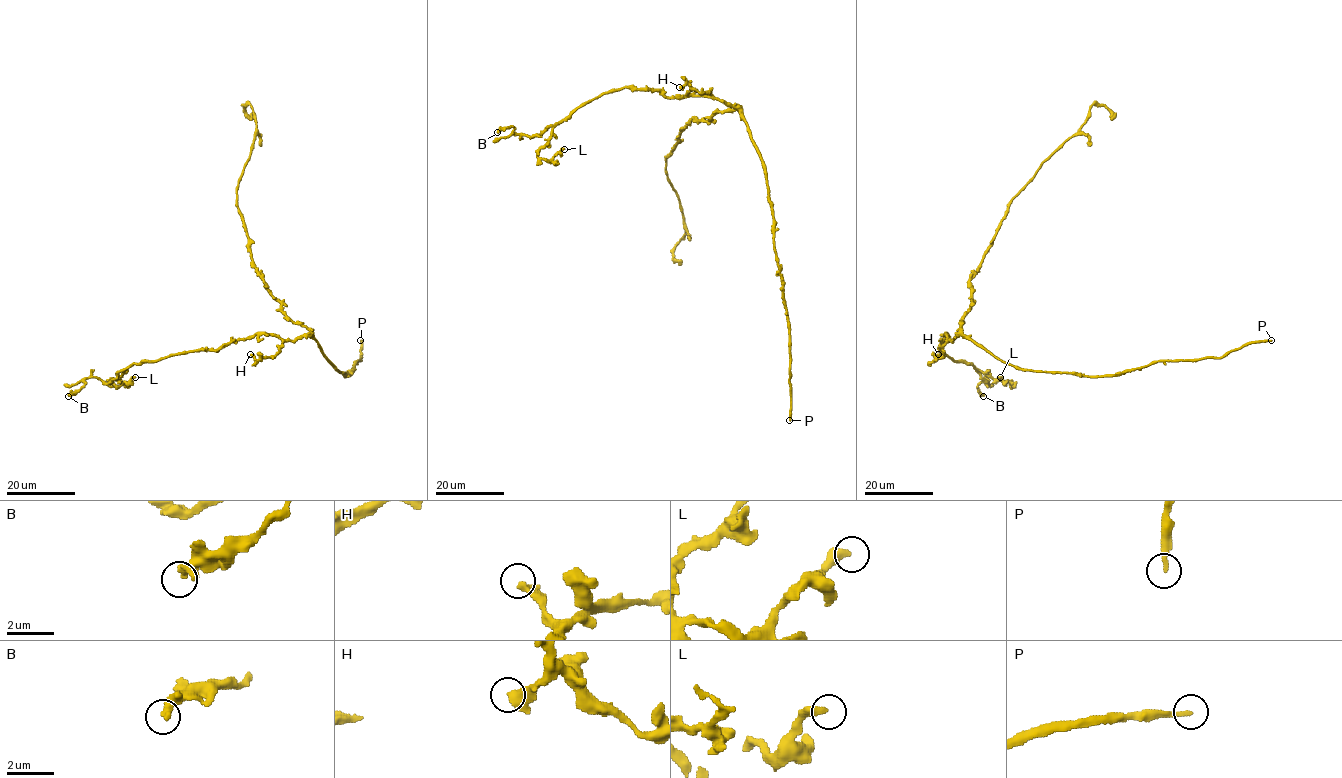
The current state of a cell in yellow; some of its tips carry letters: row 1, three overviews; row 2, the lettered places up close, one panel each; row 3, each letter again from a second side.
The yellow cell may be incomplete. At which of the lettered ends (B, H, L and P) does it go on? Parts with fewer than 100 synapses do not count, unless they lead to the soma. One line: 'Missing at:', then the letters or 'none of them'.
Missing at: P

